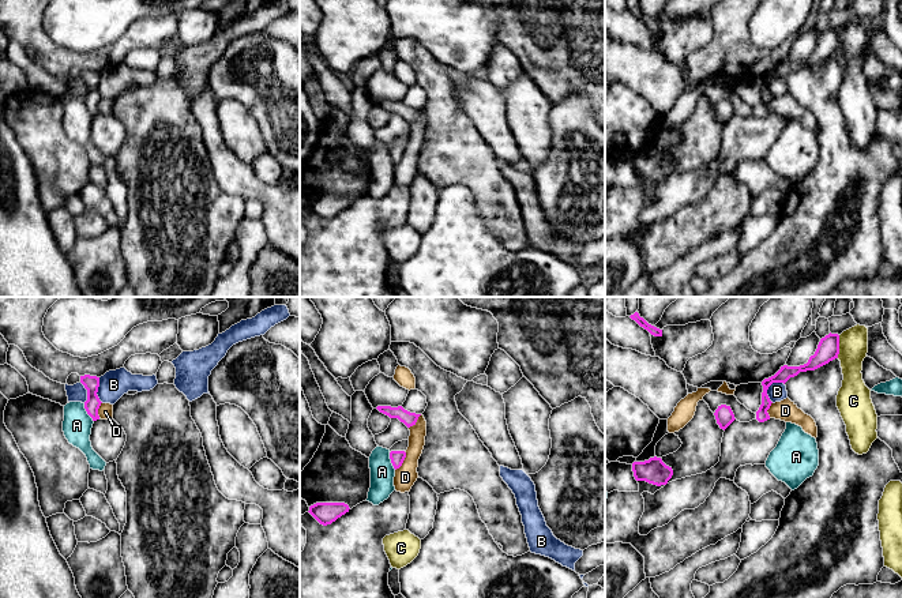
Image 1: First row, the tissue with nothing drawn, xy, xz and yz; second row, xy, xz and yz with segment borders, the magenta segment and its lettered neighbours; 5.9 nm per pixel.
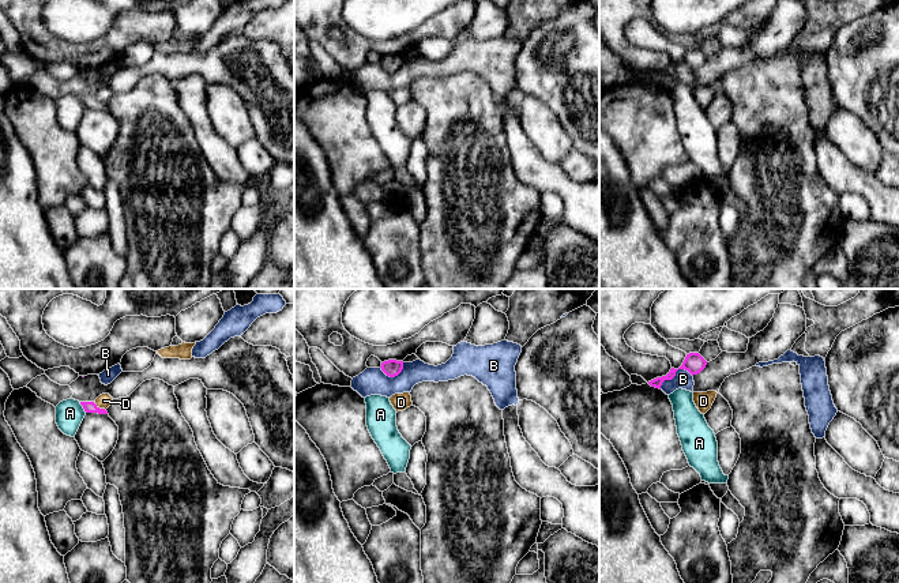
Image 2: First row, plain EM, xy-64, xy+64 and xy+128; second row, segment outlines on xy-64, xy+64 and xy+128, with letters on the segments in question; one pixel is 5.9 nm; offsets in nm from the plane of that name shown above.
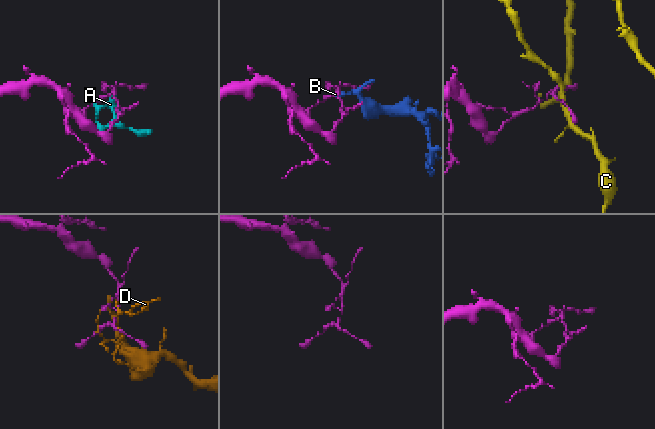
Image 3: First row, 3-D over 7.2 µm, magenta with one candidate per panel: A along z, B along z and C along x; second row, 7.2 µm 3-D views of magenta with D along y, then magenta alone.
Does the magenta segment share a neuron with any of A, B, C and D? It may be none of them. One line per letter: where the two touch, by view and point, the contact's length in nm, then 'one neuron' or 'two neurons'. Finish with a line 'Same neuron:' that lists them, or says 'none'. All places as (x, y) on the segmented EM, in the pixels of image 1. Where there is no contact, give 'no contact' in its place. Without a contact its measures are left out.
A: meets magenta in xy at (87, 413); contact 130 nm long; two neurons
B: meets magenta in yz at (767, 388); contact 140 nm long; two neurons
C: meets magenta in yz at (838, 346); contact 140 nm long; two neurons
D: meets magenta in xz at (403, 459); contact 130 nm long; two neurons
Same neuron: none

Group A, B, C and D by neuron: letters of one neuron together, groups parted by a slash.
A / B / C / D

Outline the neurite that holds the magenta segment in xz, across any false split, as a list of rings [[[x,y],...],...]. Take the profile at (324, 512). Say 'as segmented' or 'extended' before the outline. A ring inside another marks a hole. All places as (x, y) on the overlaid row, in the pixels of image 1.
as segmented | [[[316,503],[309,507],[309,514],[323,526],[331,524],[338,518],[349,512],[345,503]]]

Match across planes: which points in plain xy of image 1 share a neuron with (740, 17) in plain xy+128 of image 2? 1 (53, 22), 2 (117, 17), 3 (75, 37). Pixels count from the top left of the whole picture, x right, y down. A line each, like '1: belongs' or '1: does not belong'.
1: does not belong
2: does not belong
3: does not belong

